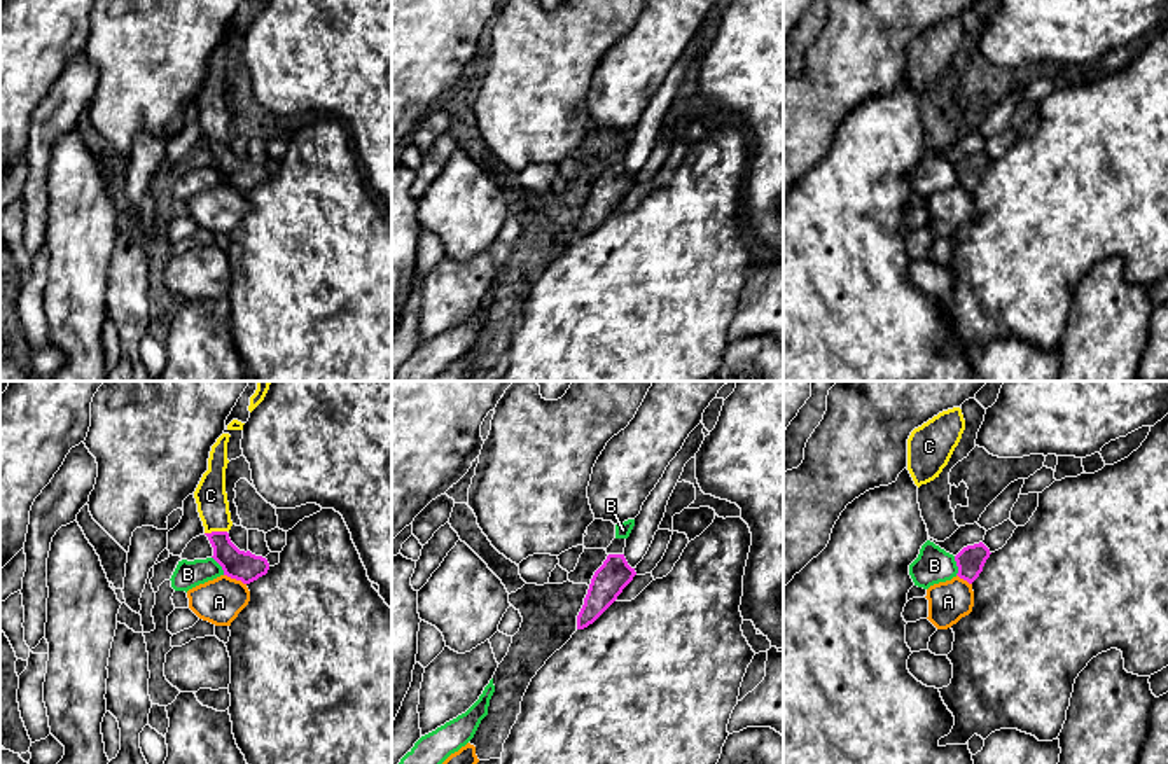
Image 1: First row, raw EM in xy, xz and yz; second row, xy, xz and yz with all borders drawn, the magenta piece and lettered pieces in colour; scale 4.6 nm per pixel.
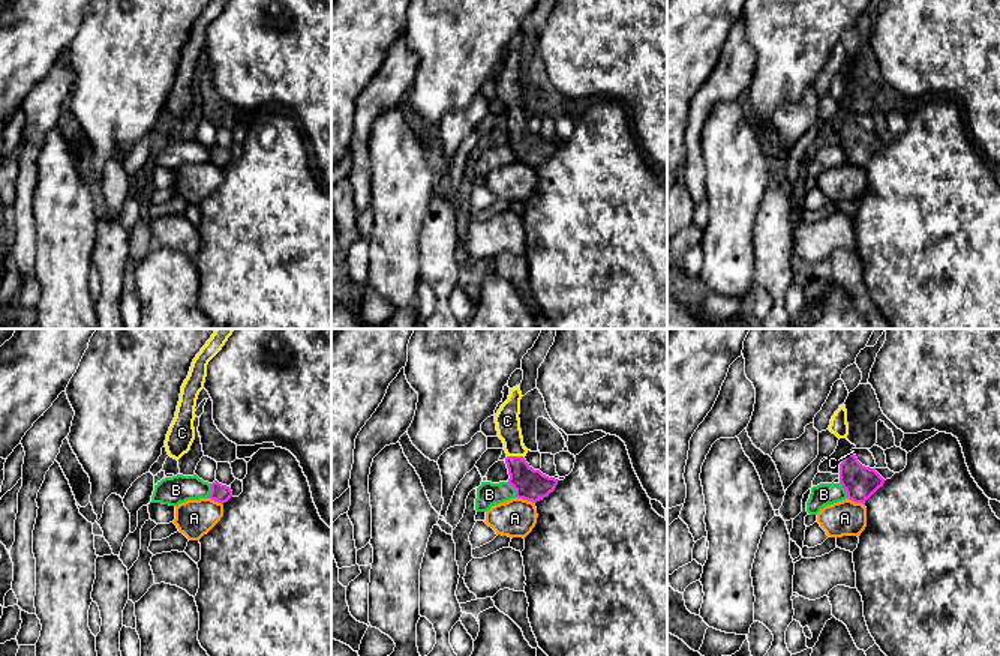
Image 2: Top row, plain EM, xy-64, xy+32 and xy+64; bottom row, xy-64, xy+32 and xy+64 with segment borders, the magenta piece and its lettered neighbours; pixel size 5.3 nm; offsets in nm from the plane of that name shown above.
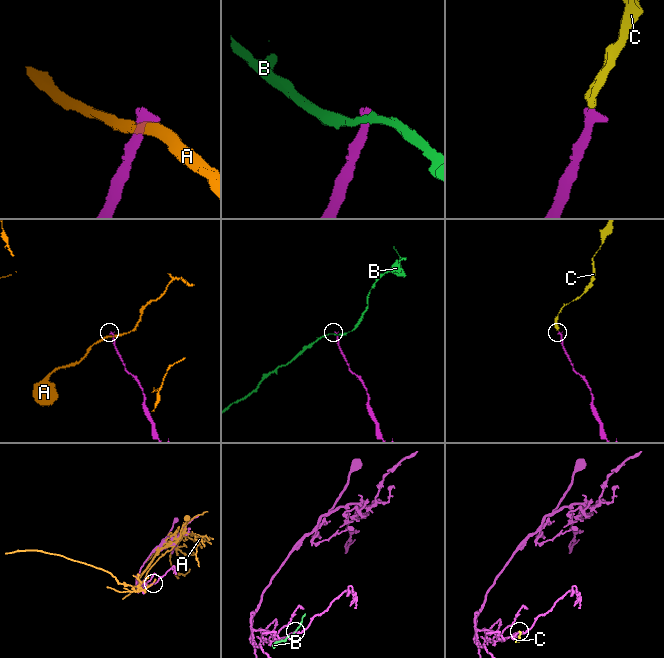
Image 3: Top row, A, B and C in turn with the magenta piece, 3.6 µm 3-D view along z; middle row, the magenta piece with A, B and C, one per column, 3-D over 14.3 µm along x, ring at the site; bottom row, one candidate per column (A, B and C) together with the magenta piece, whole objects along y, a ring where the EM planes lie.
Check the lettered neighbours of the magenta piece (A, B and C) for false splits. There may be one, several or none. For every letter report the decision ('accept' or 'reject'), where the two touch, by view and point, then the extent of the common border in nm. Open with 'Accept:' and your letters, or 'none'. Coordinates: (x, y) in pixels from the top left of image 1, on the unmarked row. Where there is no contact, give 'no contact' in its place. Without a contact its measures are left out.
Accept: C
A: reject; meets magenta in xy at (235, 186); contact 120 nm long
B: reject; meets magenta in yz at (957, 173); contact 90 nm long
C: accept; meets magenta in xy at (215, 140); contact 110 nm long

